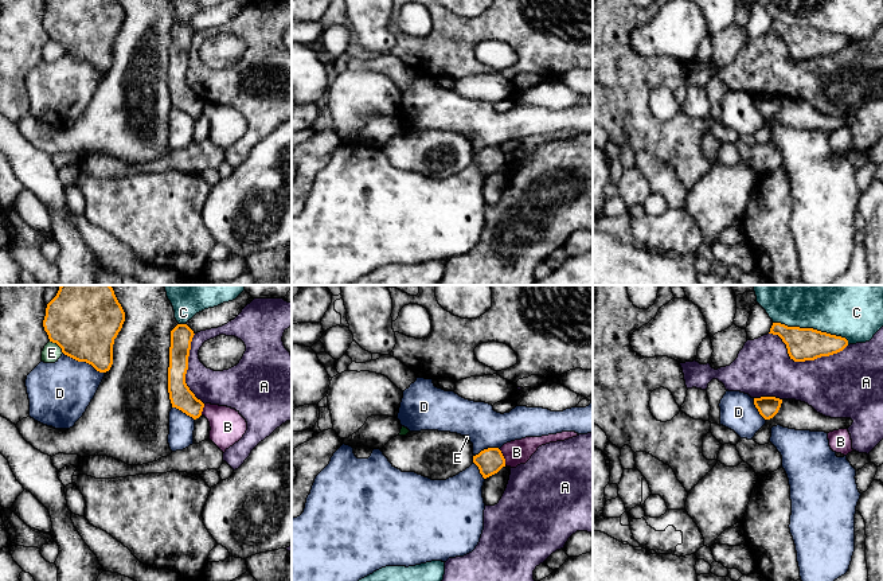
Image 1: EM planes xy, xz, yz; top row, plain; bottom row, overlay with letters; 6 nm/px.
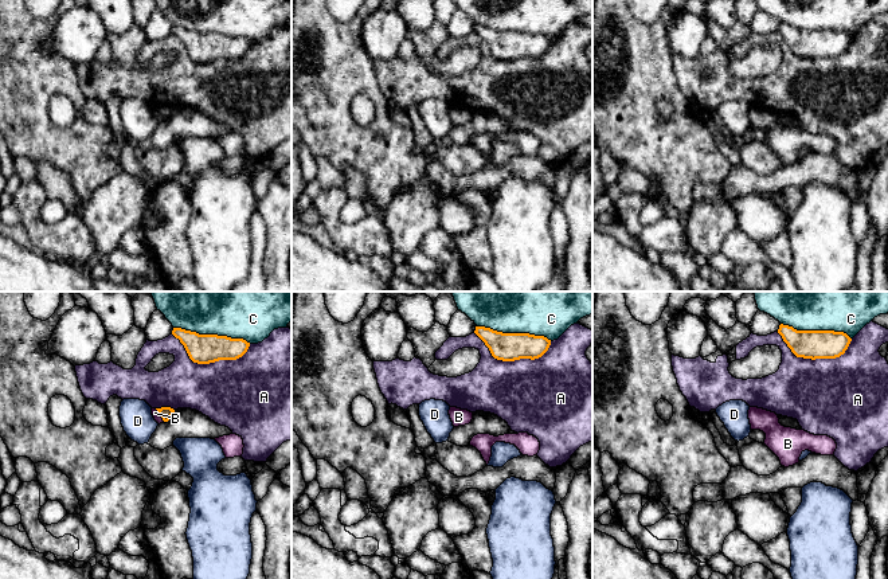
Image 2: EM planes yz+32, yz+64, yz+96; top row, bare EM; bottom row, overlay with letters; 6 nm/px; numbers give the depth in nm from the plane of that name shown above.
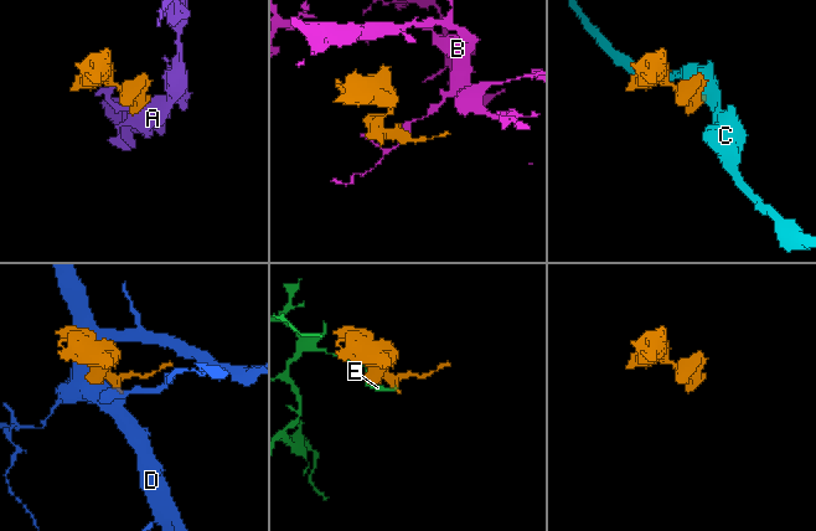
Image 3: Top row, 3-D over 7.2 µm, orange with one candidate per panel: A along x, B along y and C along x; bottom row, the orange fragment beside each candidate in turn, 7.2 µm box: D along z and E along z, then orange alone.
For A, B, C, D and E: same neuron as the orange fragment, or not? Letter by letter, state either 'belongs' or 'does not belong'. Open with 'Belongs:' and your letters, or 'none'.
Belongs: none
A: does not belong
B: does not belong
C: does not belong
D: does not belong
E: does not belong

